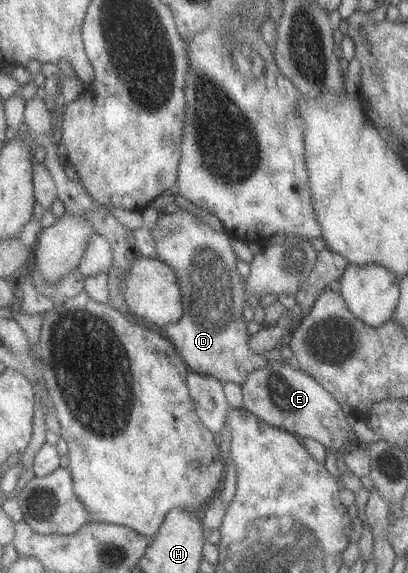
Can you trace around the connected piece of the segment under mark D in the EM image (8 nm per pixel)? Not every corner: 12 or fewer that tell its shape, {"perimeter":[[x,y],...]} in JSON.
{"perimeter":[[182,209],[148,231],[183,315],[159,328],[187,369],[241,386],[247,346],[229,235]]}

